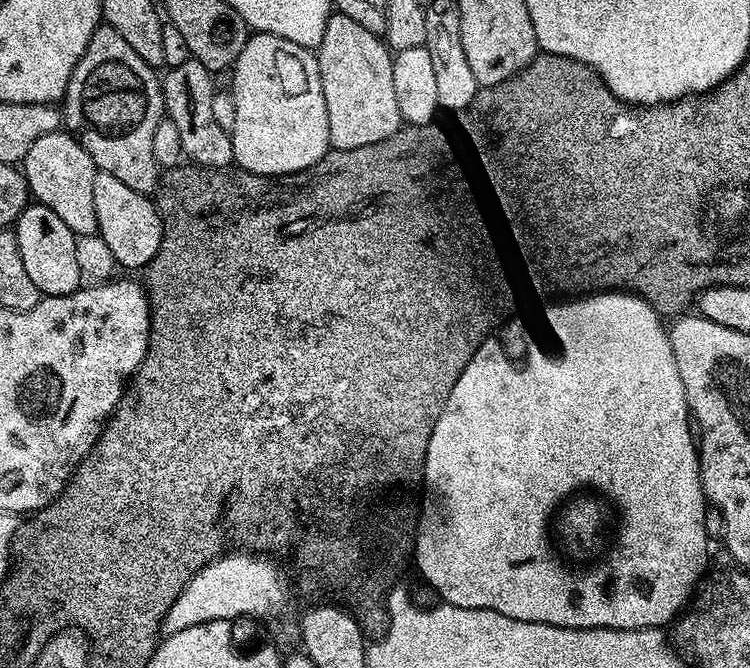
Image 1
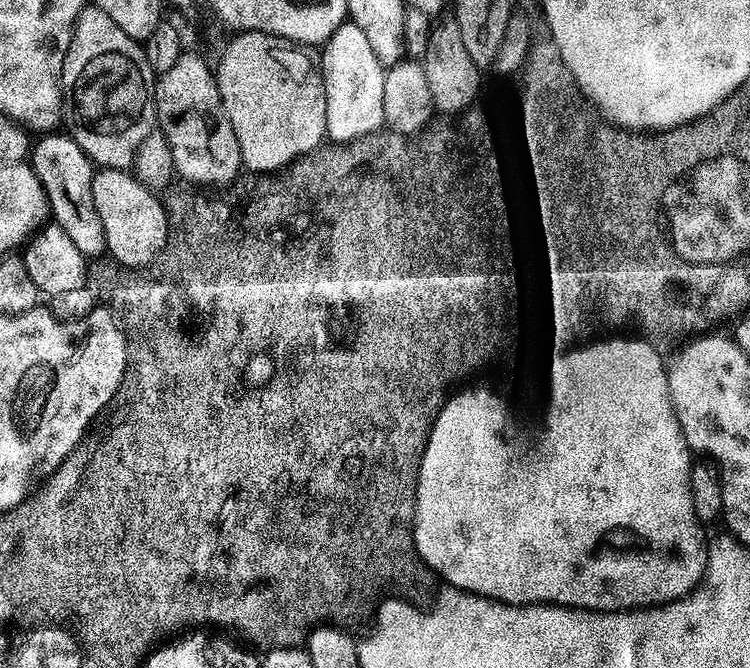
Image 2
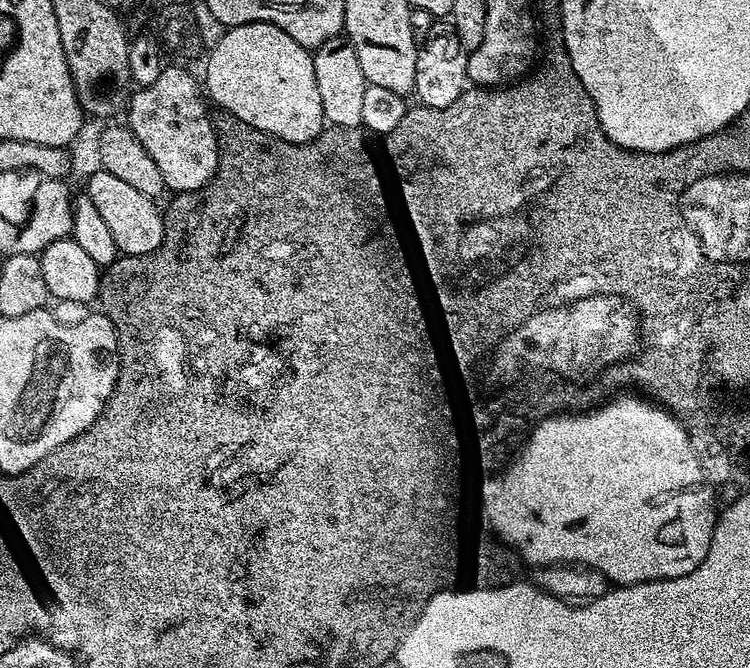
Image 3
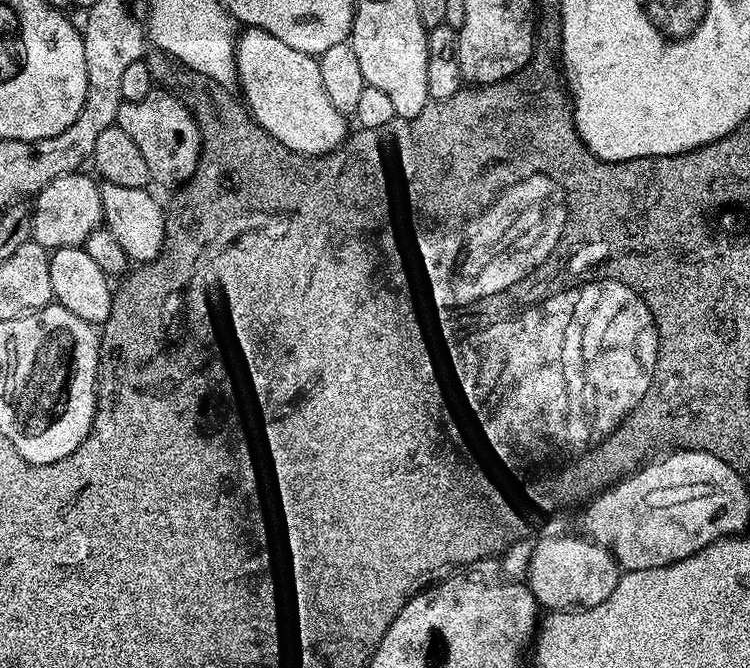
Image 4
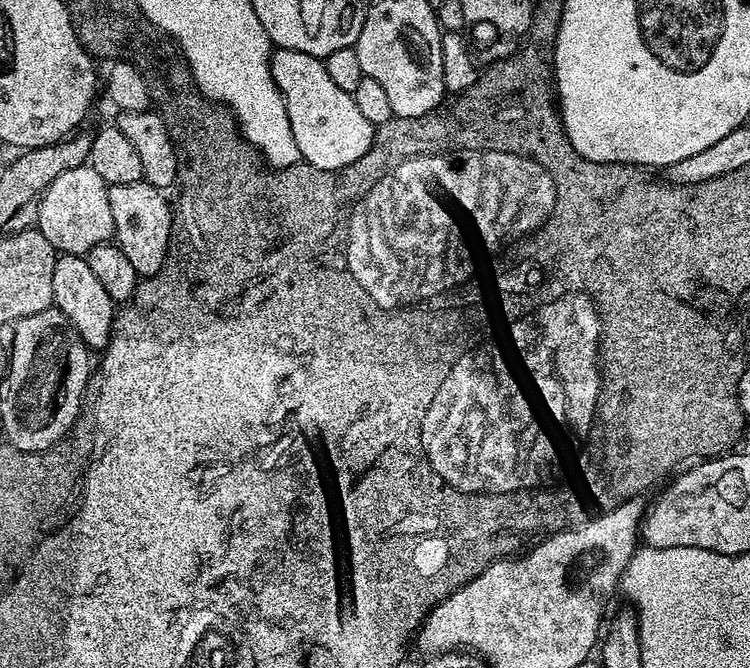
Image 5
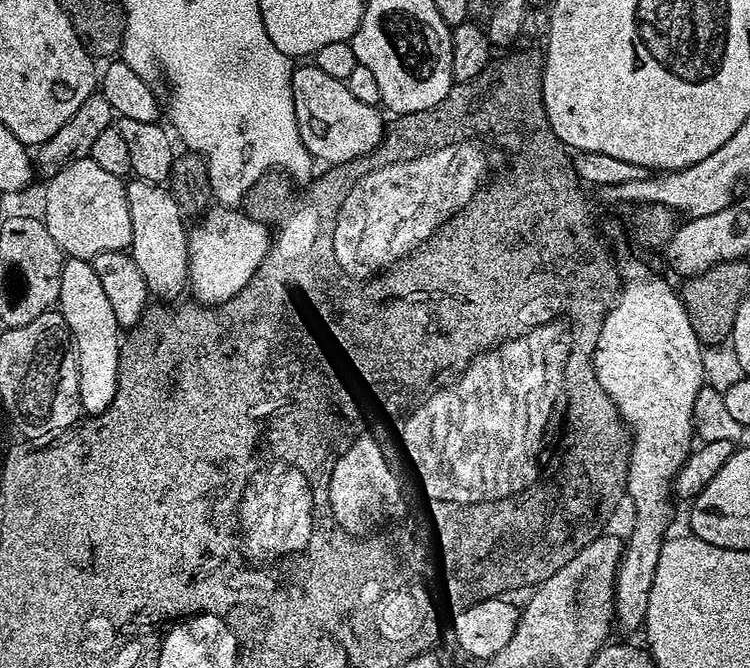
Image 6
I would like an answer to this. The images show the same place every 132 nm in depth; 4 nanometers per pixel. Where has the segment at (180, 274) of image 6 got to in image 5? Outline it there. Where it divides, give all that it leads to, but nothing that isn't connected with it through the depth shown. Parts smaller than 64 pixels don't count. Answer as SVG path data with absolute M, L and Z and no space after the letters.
M145 180L130 182L126 186L108 185L110 210L114 214L114 243L132 263L137 277L153 276L162 270L162 262L168 253L170 230L172 229L172 209L161 189Z

